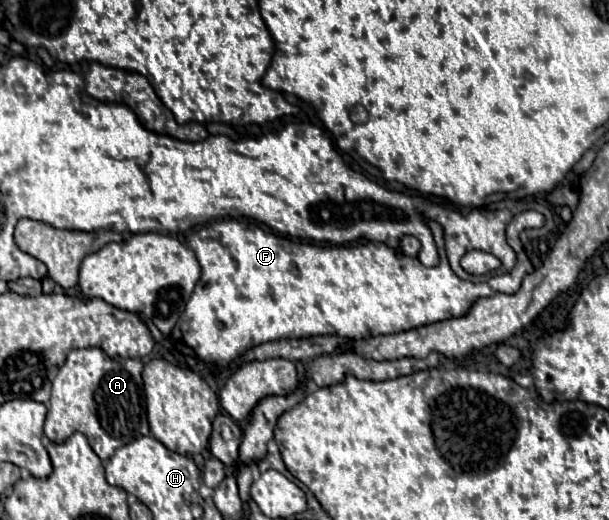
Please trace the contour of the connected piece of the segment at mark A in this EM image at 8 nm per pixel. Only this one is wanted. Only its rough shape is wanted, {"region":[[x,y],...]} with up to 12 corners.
{"region":[[75,349],[45,437],[101,461],[149,435],[141,359]]}

